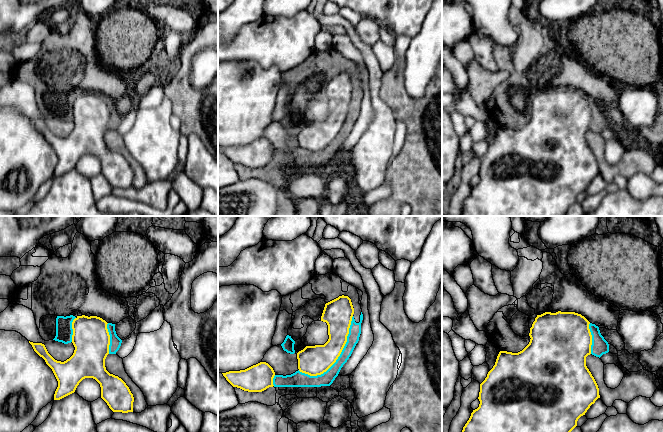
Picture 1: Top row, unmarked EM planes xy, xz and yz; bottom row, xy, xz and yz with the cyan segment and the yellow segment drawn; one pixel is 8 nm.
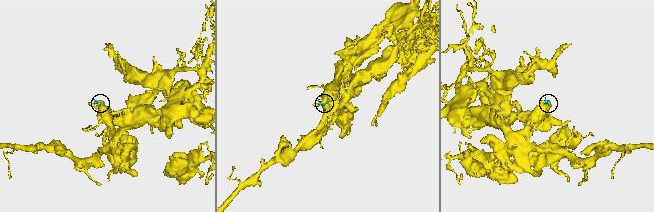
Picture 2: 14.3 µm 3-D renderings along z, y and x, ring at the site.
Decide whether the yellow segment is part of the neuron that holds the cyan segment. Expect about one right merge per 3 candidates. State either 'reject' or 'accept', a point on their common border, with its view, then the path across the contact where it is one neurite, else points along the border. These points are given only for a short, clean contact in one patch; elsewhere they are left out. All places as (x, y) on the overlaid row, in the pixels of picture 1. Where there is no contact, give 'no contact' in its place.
reject | xz (339, 356)

